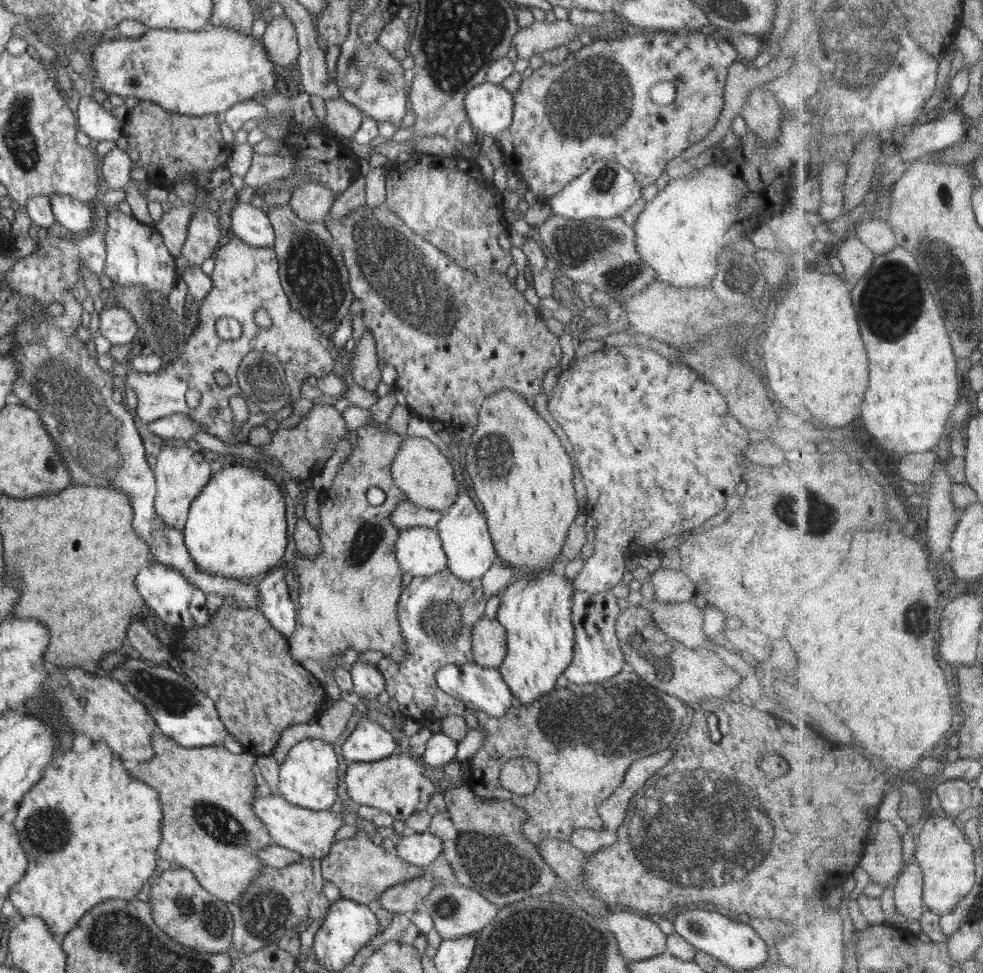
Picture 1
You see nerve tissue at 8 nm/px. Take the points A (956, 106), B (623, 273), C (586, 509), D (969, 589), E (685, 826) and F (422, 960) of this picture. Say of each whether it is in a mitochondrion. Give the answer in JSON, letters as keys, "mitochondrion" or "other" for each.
{"A":"other","B":"mitochondrion","C":"other","D":"other","E":"mitochondrion","F":"other"}

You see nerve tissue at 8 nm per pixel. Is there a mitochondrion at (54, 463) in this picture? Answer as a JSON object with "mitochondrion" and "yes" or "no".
{"mitochondrion":"yes"}

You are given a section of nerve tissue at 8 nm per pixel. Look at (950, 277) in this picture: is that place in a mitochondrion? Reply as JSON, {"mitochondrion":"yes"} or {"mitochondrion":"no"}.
{"mitochondrion":"yes"}

